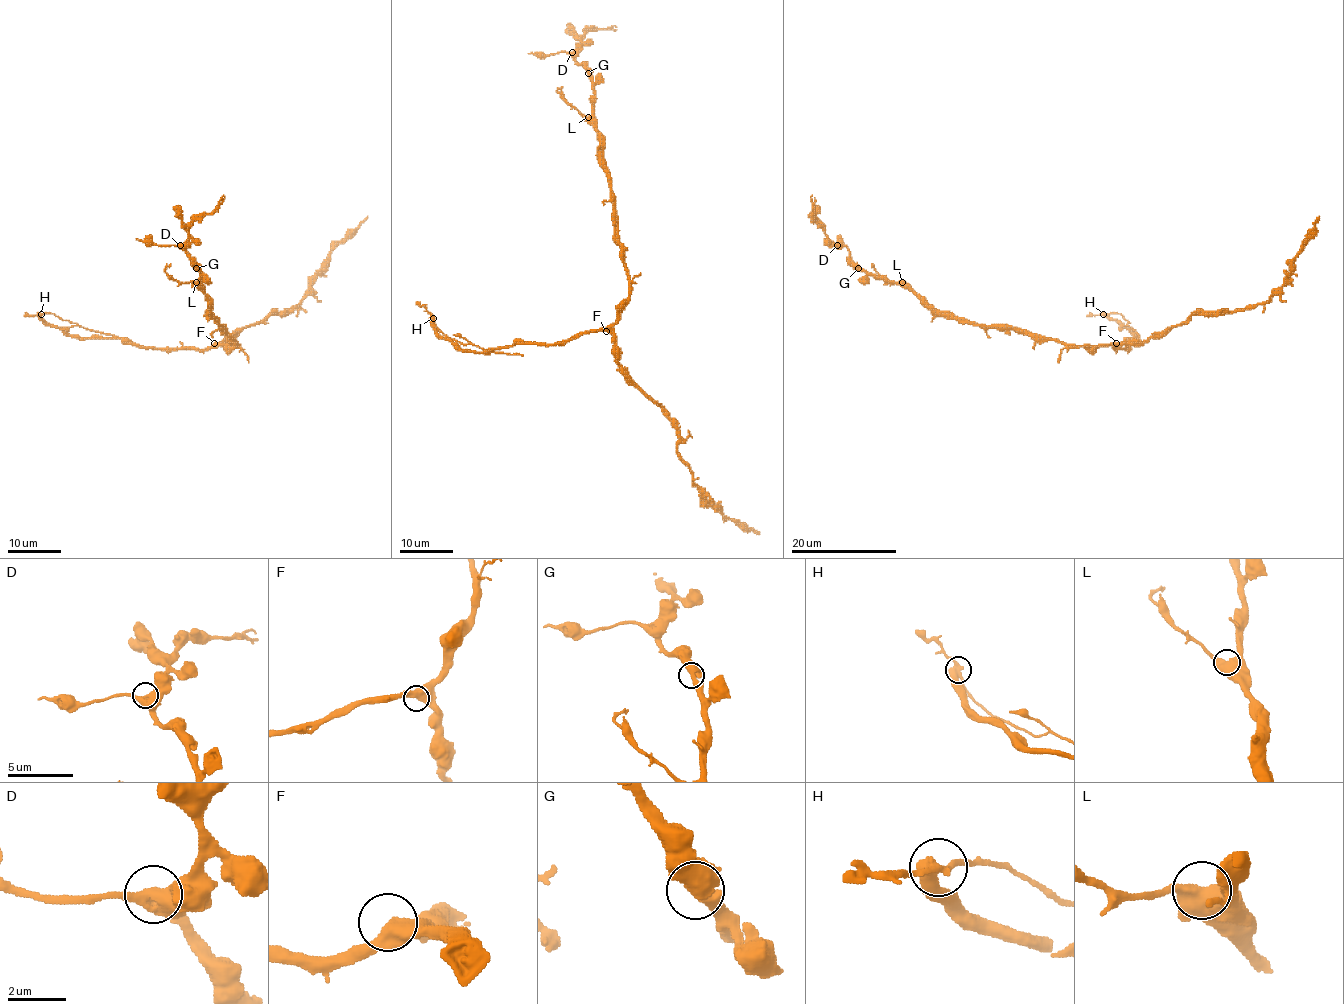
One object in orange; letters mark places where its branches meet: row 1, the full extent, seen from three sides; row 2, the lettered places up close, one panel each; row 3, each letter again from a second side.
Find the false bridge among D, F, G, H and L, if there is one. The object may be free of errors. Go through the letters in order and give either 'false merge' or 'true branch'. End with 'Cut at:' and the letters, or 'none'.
D: true branch
F: true branch
G: true branch
H: false merge
L: true branch
Cut at: H

